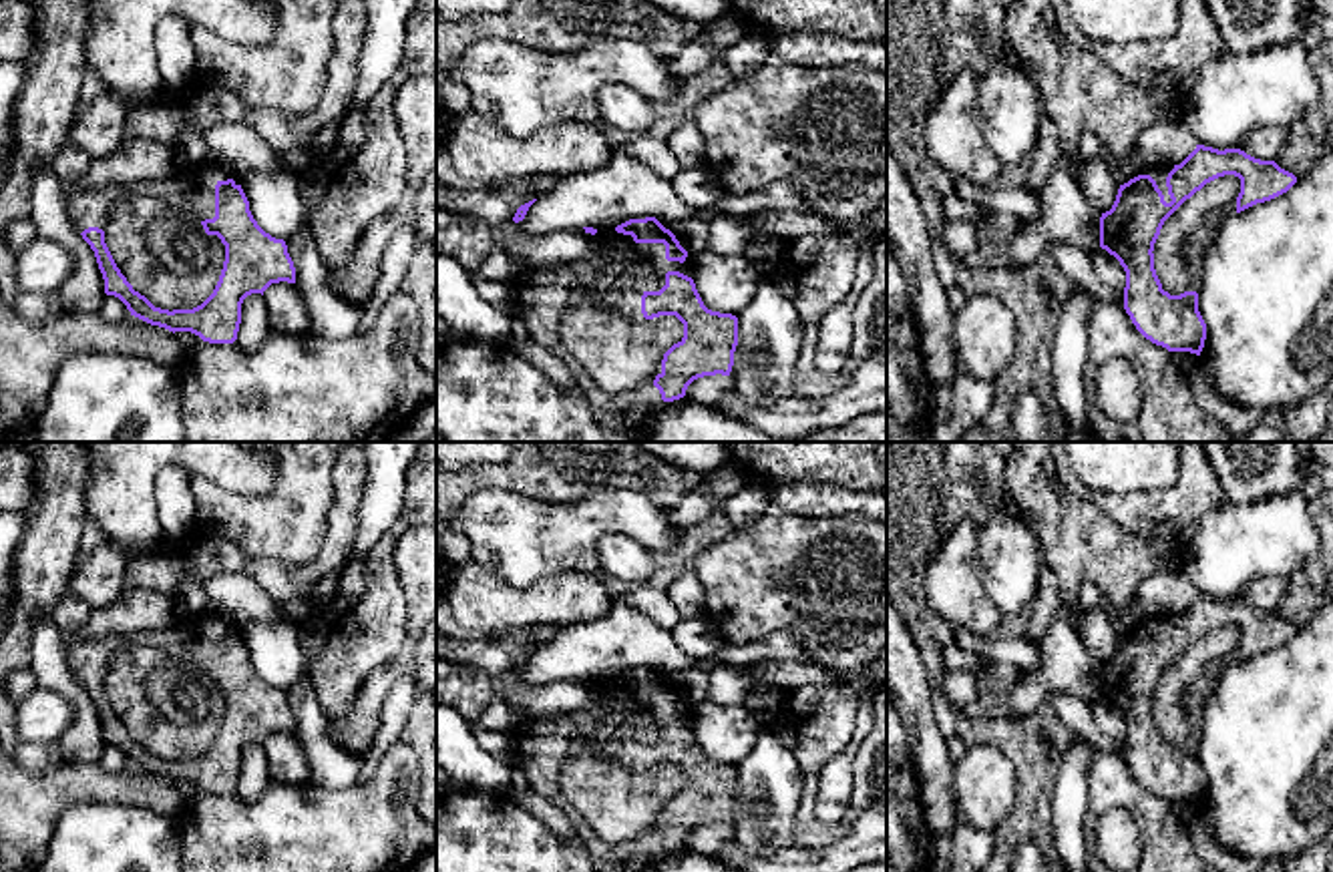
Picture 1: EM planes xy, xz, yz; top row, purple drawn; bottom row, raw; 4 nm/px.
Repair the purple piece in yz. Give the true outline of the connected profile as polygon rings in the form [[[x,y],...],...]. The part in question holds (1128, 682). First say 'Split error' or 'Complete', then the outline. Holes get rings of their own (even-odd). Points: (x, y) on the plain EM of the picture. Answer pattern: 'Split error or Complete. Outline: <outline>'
Split error. Outline: [[[1196,599],[1174,617],[1144,619],[1120,635],[1110,661],[1100,667],[1100,697],[1126,721],[1124,759],[1136,780],[1168,802],[1200,806],[1206,774],[1198,743],[1170,745],[1154,719],[1154,693],[1164,671],[1206,633],[1234,625],[1241,629],[1236,663],[1287,643],[1297,627],[1275,611],[1261,611],[1241,599]]]

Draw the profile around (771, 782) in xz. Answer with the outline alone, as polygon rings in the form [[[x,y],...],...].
[[[766,725],[736,768],[734,840],[752,856],[792,846],[800,796],[808,788],[796,755]]]

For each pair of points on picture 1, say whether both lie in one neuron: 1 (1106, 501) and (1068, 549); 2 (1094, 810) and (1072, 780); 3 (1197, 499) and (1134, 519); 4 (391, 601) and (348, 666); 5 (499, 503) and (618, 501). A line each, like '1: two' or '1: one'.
1: two
2: two
3: one
4: one
5: one

